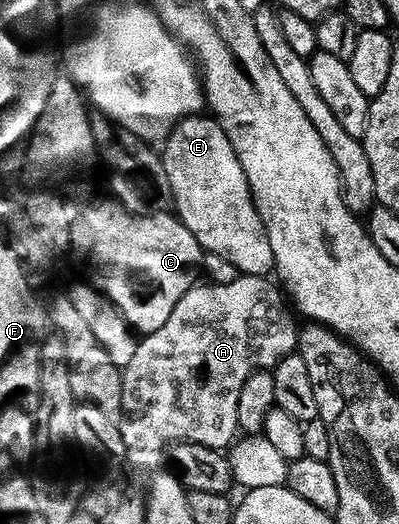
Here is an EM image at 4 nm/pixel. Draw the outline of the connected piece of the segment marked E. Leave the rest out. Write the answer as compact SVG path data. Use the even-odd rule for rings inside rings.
M195 114L185 116L174 125L174 129L164 141L164 147L161 149L162 165L166 171L165 183L170 184L170 192L174 195L173 211L178 219L184 222L184 226L188 226L188 230L192 230L192 234L196 238L196 242L202 248L203 253L211 252L212 254L220 254L224 258L228 258L228 262L232 262L232 266L236 266L236 270L243 276L265 276L269 277L274 272L274 259L272 258L272 246L268 246L268 234L262 225L260 214L256 210L254 200L250 197L250 187L248 186L248 178L244 174L244 170L240 166L240 158L236 158L236 150L232 150L232 142L228 142L228 134L224 134L224 130L218 125L217 120L206 114Z

